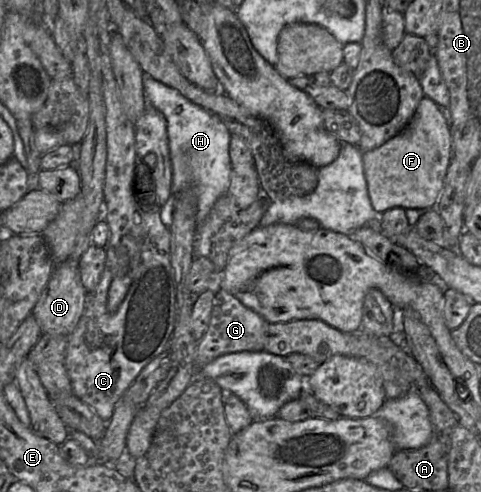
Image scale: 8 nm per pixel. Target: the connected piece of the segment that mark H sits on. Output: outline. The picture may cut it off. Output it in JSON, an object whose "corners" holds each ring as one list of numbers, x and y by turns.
{"corners":[[144,72,142,84,147,105,158,110,166,120,172,170,172,198,185,190,191,190,195,194,198,227,206,219,215,202,227,193,232,174,229,156,231,135,216,116,192,103,176,89]]}

